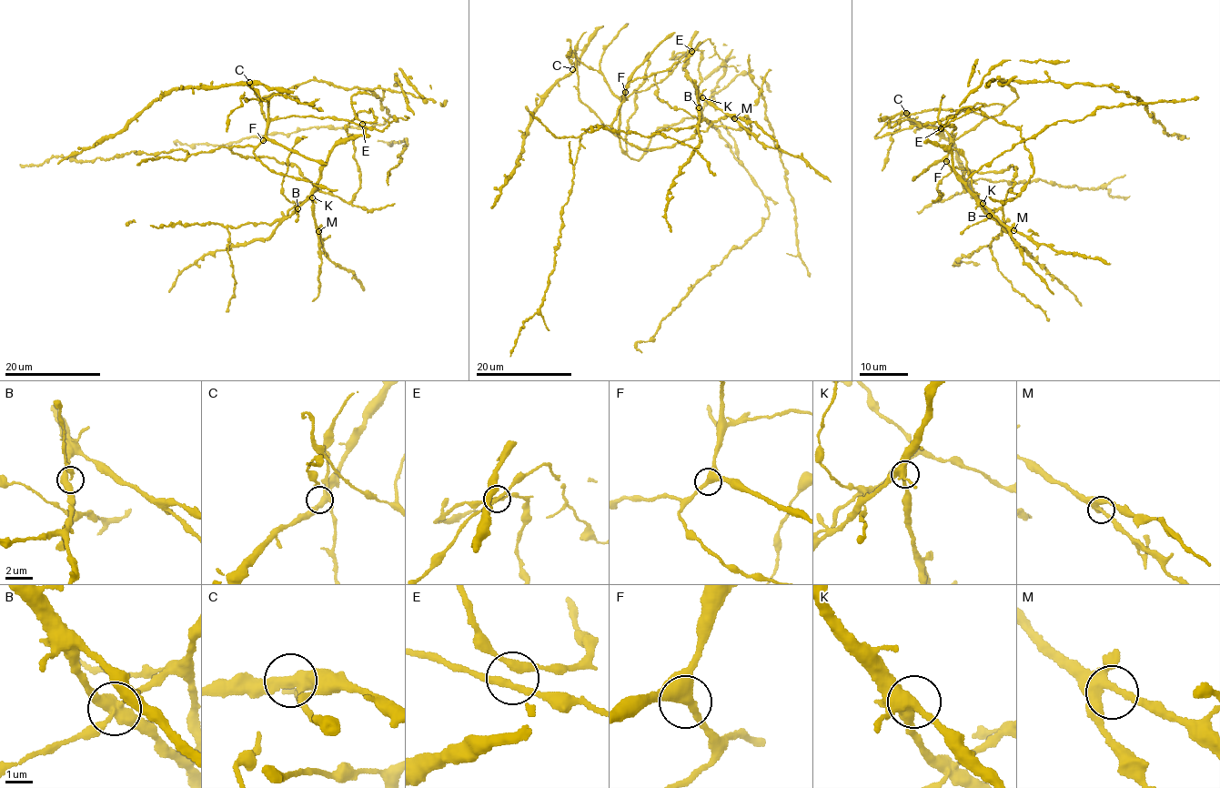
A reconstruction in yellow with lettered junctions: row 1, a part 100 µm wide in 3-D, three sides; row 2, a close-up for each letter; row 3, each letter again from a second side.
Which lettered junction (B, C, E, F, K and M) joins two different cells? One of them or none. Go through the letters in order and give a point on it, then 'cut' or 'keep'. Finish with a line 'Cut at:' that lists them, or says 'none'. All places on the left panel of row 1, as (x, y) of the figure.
B: (297, 208) | keep
C: (249, 82) | keep
E: (362, 124) | keep
F: (263, 140) | keep
K: (312, 197) | keep
M: (318, 231) | keep
Cut at: none

